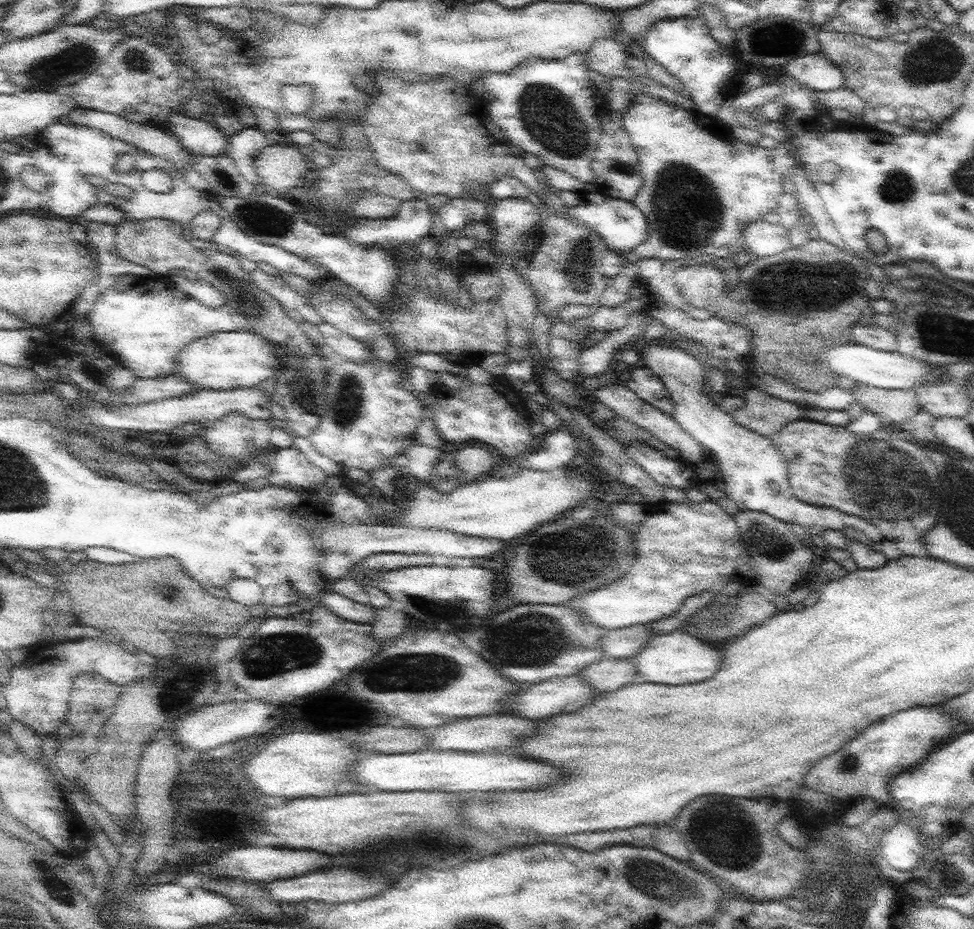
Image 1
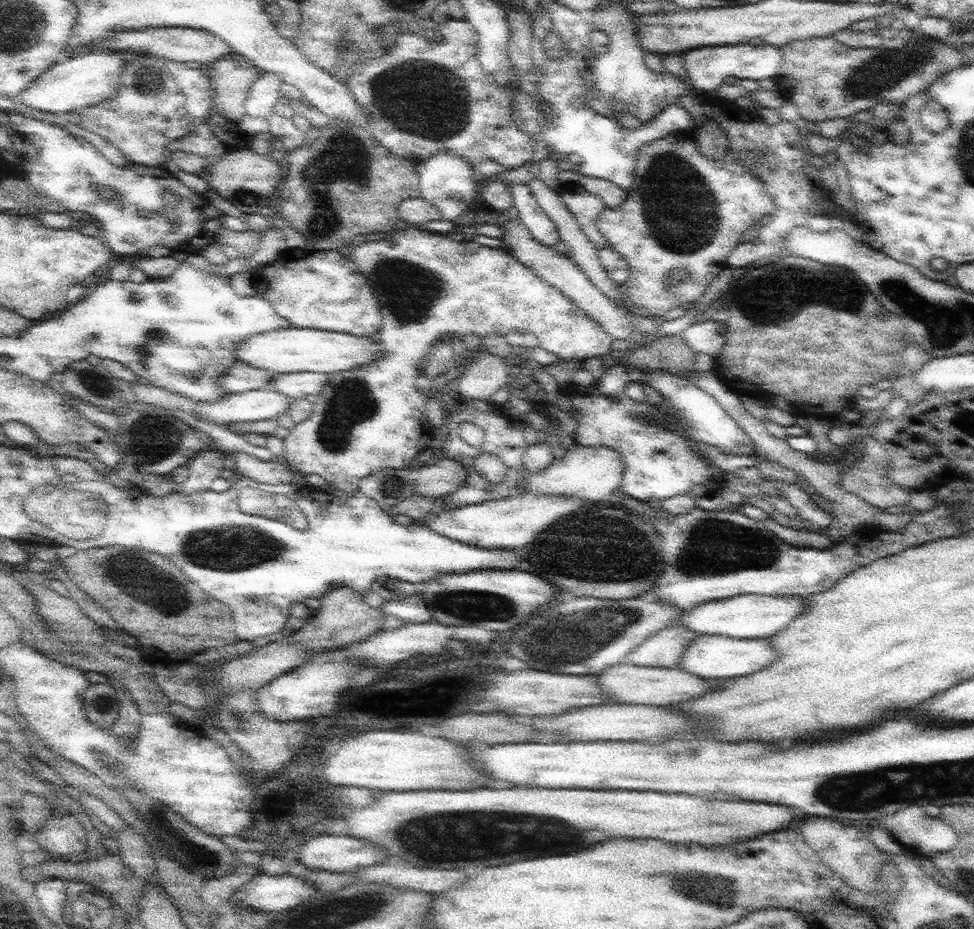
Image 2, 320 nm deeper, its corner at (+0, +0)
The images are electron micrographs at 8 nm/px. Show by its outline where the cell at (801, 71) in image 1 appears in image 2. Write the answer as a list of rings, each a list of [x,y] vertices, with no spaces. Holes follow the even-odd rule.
[[[751,42],[736,46],[704,46],[688,50],[683,59],[683,67],[696,91],[716,99],[715,90],[724,84],[728,76],[750,80],[774,78],[780,70],[781,59],[780,47]]]

